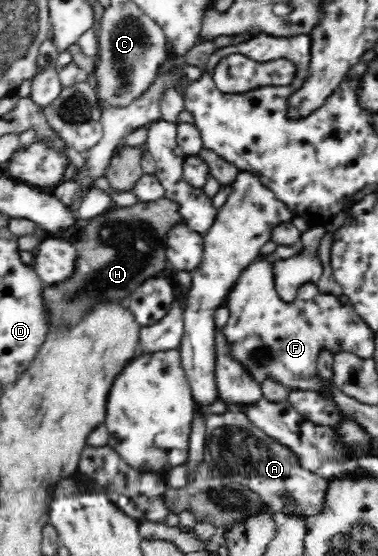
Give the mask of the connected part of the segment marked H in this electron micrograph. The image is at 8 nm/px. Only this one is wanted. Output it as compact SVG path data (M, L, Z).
M167 198L153 202L137 202L129 207L116 207L87 221L84 233L78 243L74 243L74 269L68 279L62 279L54 285L42 285L42 306L48 320L50 332L71 328L79 324L94 306L108 302L126 302L129 295L143 282L154 277L158 271L166 267L166 242L171 229L183 223L180 204Z

